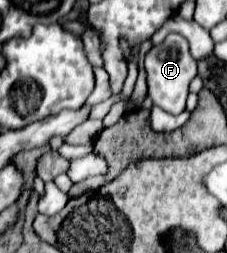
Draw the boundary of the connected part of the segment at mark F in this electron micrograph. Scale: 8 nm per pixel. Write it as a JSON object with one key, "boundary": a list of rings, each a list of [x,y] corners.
{"boundary":[[[179,33],[167,35],[163,43],[151,47],[151,51],[143,59],[143,65],[147,71],[147,85],[149,85],[151,101],[171,115],[179,115],[181,111],[185,111],[189,83],[197,75],[197,61],[193,59],[193,55],[189,51],[187,39],[181,37]]]}

